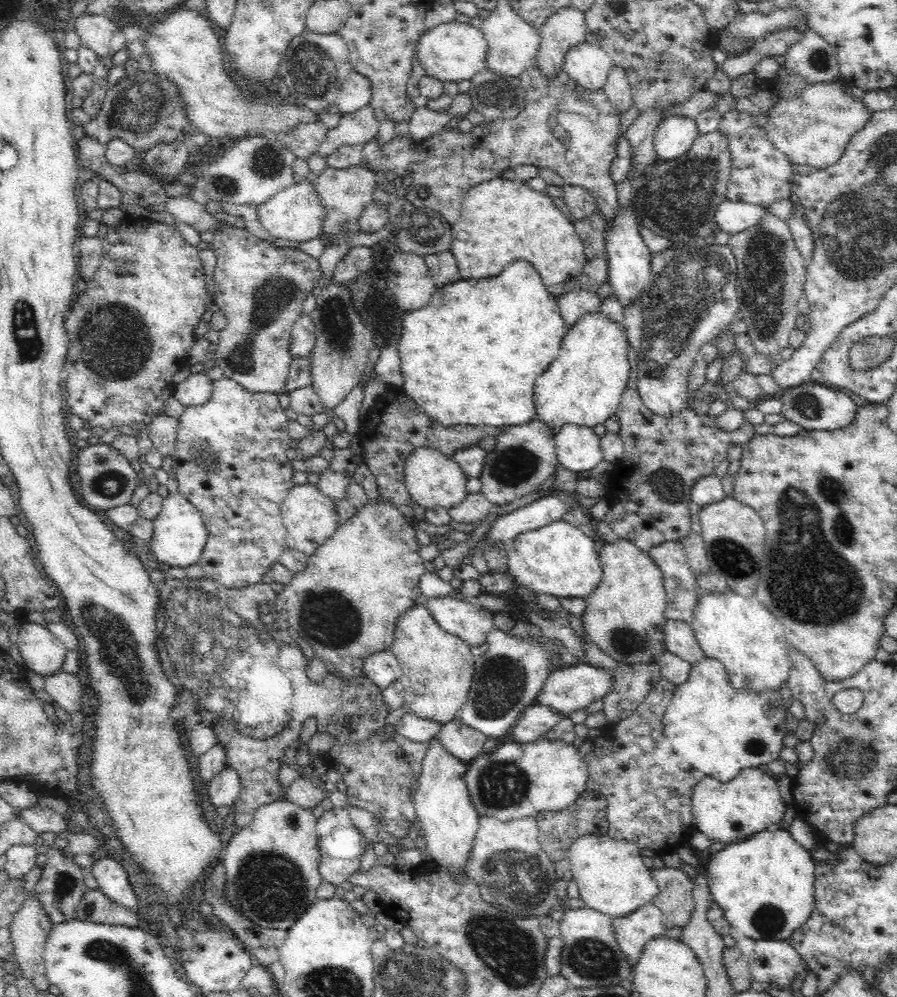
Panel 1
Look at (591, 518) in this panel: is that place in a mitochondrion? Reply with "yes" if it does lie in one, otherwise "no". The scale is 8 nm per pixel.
no

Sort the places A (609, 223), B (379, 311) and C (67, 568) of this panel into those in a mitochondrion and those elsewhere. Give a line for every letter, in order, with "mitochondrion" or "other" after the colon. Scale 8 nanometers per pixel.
A: other
B: other
C: other

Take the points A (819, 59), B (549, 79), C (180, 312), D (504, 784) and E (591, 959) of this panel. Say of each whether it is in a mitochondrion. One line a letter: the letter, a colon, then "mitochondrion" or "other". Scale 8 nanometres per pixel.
A: mitochondrion
B: other
C: other
D: mitochondrion
E: mitochondrion

